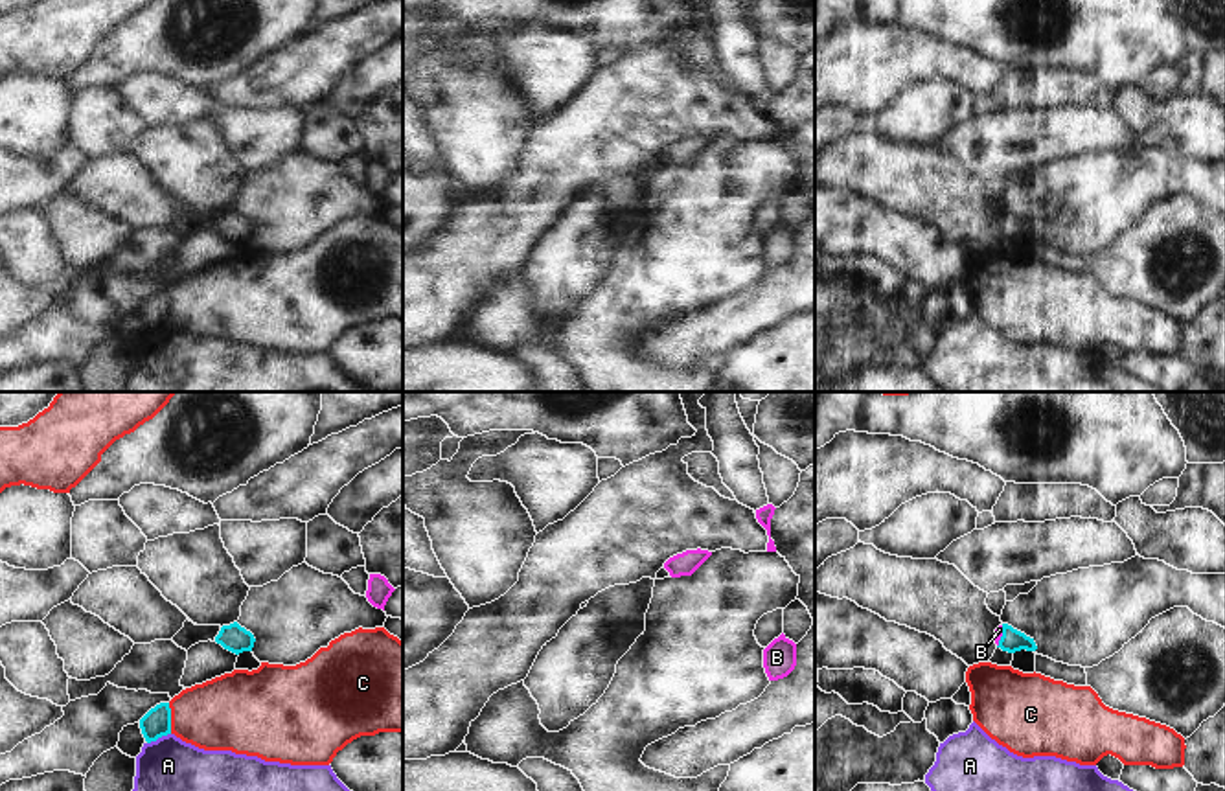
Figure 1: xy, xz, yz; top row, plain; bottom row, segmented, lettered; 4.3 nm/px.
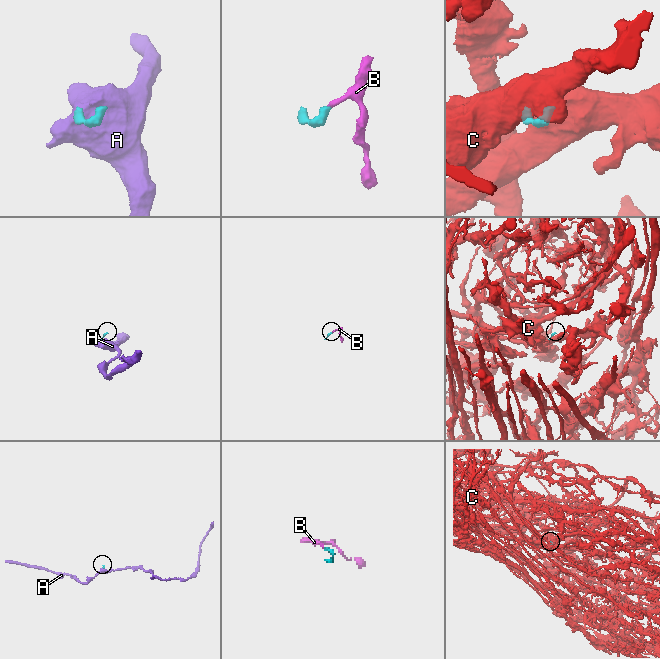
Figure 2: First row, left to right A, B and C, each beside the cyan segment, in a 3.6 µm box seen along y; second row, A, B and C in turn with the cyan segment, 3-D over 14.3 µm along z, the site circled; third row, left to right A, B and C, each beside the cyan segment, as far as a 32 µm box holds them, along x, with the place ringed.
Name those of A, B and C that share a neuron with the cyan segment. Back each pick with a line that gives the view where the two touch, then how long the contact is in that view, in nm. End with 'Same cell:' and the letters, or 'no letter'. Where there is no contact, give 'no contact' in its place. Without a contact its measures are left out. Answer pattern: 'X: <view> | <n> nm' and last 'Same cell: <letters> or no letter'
B: yz | 100 nm
Same cell: B

